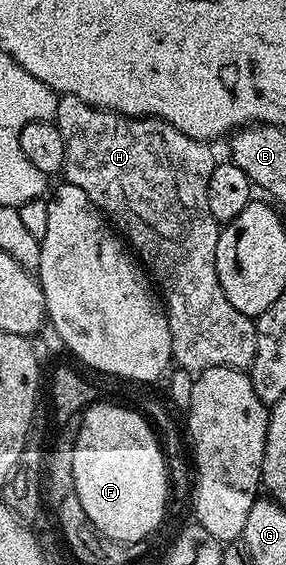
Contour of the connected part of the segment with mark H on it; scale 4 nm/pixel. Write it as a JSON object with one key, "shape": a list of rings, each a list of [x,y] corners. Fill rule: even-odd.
{"shape":[[[61,96],[54,123],[66,143],[63,180],[82,187],[123,234],[162,298],[172,336],[173,362],[189,371],[210,367],[247,370],[256,354],[256,322],[230,304],[226,291],[222,291],[222,283],[218,283],[216,248],[222,225],[210,215],[210,199],[206,199],[210,175],[218,163],[218,157],[212,154],[213,146],[178,131],[168,121],[159,121],[156,117],[124,117],[108,109],[95,109],[81,97]]]}

